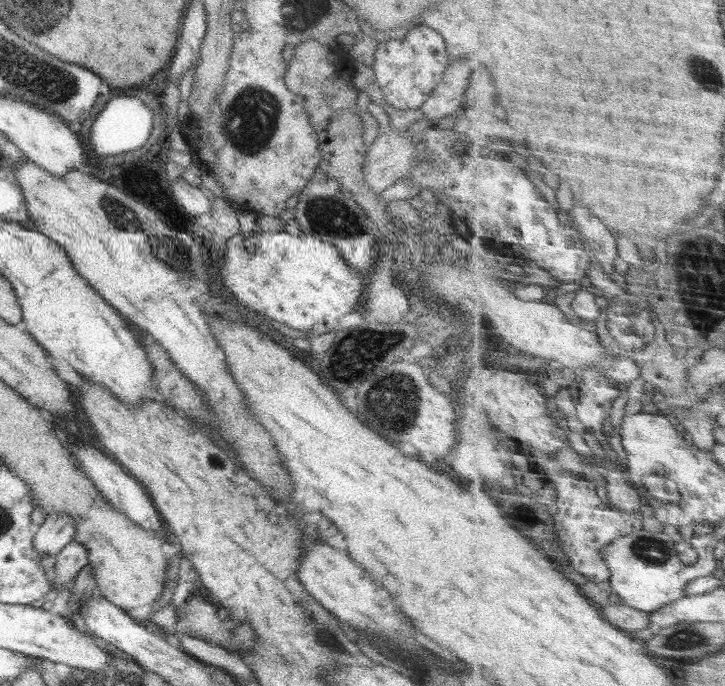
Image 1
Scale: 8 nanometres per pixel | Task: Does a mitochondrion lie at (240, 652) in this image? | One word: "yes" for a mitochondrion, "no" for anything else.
no

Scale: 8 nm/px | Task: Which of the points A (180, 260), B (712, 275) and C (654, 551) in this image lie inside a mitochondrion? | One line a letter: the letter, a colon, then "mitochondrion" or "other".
A: mitochondrion
B: mitochondrion
C: mitochondrion

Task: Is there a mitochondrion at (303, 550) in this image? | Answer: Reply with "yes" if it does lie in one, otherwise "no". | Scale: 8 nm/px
no

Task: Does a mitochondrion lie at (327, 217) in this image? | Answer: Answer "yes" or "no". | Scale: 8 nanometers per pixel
yes

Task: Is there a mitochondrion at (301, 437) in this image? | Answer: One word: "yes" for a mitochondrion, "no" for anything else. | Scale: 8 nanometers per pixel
no

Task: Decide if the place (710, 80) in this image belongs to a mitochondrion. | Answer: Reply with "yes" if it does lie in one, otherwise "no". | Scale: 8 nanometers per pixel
yes

